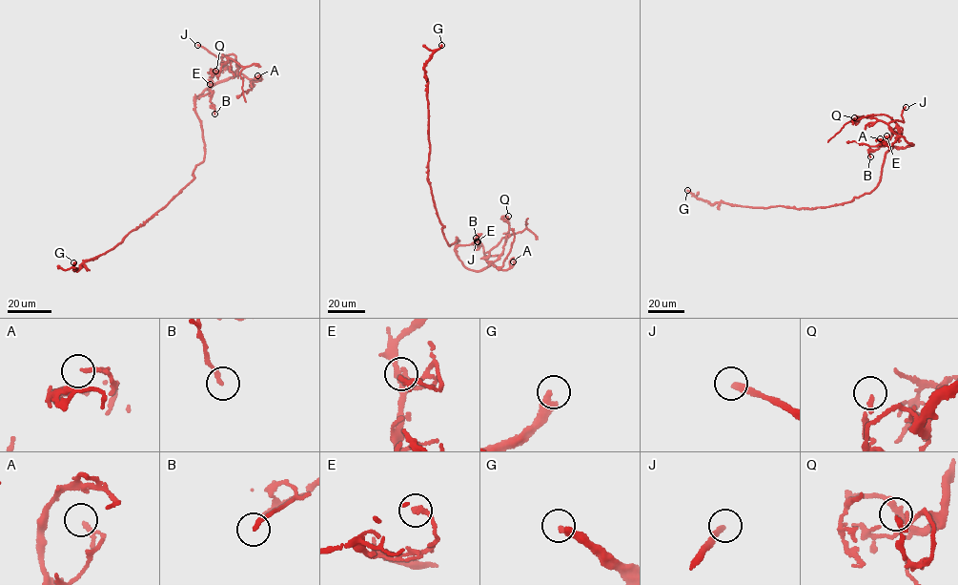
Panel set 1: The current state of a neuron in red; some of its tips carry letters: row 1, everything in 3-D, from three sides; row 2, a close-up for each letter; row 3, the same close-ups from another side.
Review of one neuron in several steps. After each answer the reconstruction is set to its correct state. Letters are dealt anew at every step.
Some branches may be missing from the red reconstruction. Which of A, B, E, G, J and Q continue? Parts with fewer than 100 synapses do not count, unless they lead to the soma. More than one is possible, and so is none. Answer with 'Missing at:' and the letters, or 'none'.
Missing at: G, J

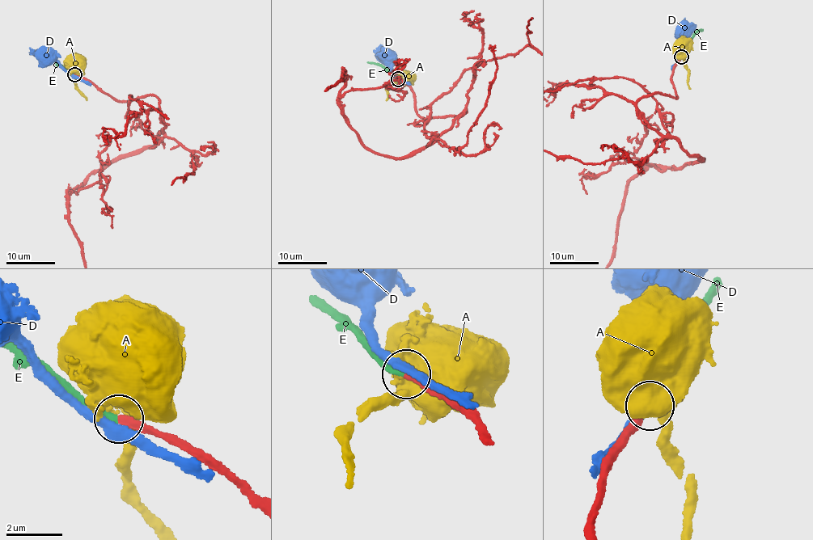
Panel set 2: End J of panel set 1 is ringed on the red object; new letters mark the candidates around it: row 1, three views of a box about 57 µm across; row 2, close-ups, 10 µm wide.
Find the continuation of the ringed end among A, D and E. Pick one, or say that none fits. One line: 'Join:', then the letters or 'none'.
Join: E

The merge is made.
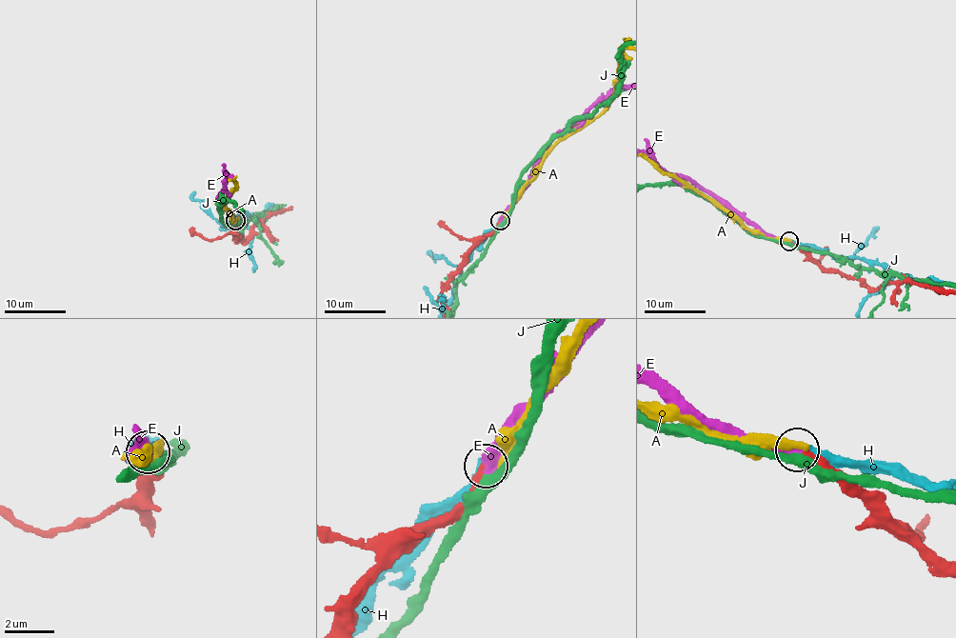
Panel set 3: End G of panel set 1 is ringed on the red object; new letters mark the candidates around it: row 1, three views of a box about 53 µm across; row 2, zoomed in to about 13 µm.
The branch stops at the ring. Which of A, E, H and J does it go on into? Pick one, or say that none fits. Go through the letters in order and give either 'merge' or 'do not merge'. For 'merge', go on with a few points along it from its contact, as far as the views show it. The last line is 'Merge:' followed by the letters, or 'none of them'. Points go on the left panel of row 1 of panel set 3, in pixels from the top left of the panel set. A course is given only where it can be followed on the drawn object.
A: do not merge
E: merge
H: do not merge
J: do not merge
Merge: E

